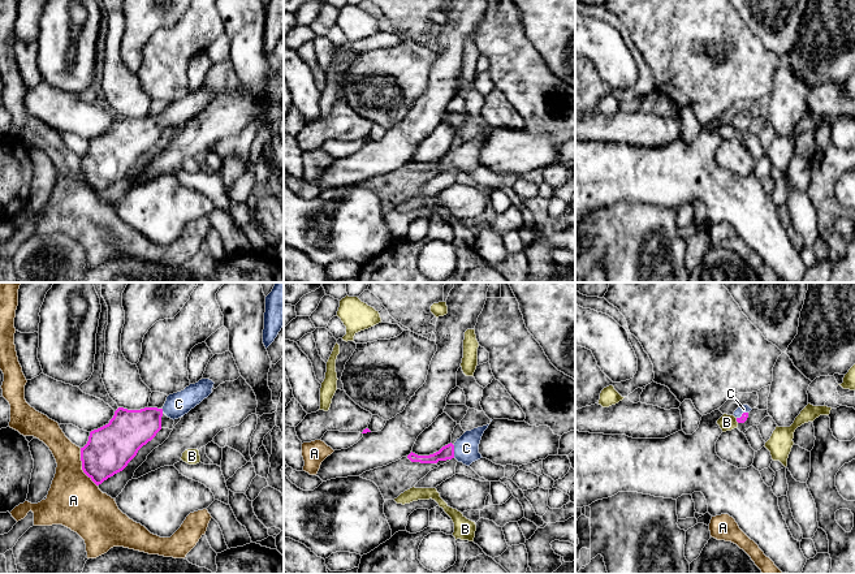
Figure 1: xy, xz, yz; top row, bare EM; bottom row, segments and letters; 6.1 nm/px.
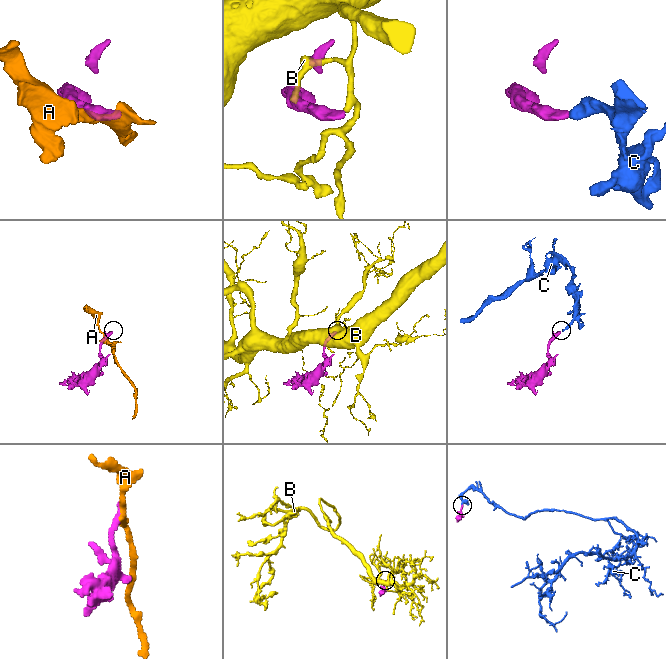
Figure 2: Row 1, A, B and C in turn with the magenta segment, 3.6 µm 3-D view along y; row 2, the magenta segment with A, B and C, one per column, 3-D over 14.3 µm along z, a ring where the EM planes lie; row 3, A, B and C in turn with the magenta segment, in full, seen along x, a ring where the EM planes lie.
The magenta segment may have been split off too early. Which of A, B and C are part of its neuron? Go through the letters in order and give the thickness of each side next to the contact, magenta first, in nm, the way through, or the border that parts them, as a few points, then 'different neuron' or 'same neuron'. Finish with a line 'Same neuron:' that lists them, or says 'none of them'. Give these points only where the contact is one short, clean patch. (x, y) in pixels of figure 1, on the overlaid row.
A: 280/320 nm | different neuron
B: 50/100 nm | along yz (735, 418), (738, 422) | different neuron
C: 90/160 nm | across xz (447, 452), (453, 452), (466, 448) | same neuron
Same neuron: C

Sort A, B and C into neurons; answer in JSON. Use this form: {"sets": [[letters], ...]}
{"sets": [["A"], ["B"], ["C"]]}

